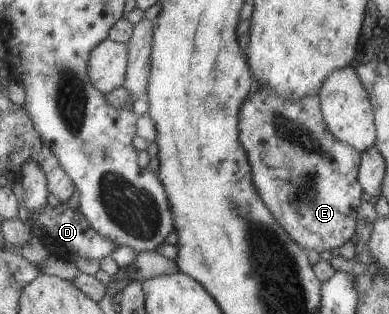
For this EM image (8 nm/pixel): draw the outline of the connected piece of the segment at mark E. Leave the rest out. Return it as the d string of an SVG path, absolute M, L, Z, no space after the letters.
M255 82L254 89L247 98L239 106L239 142L241 148L245 150L248 163L250 164L251 180L259 198L267 207L267 210L273 215L273 218L279 223L279 226L289 235L289 238L296 242L305 251L315 250L317 253L324 250L333 250L339 248L345 241L355 236L355 215L358 206L361 204L359 196L361 196L362 188L356 179L357 169L360 163L360 152L350 147L344 142L338 141L326 127L320 111L320 102L316 94L302 96L300 99L285 99L273 92L271 87L267 85L257 86Z

